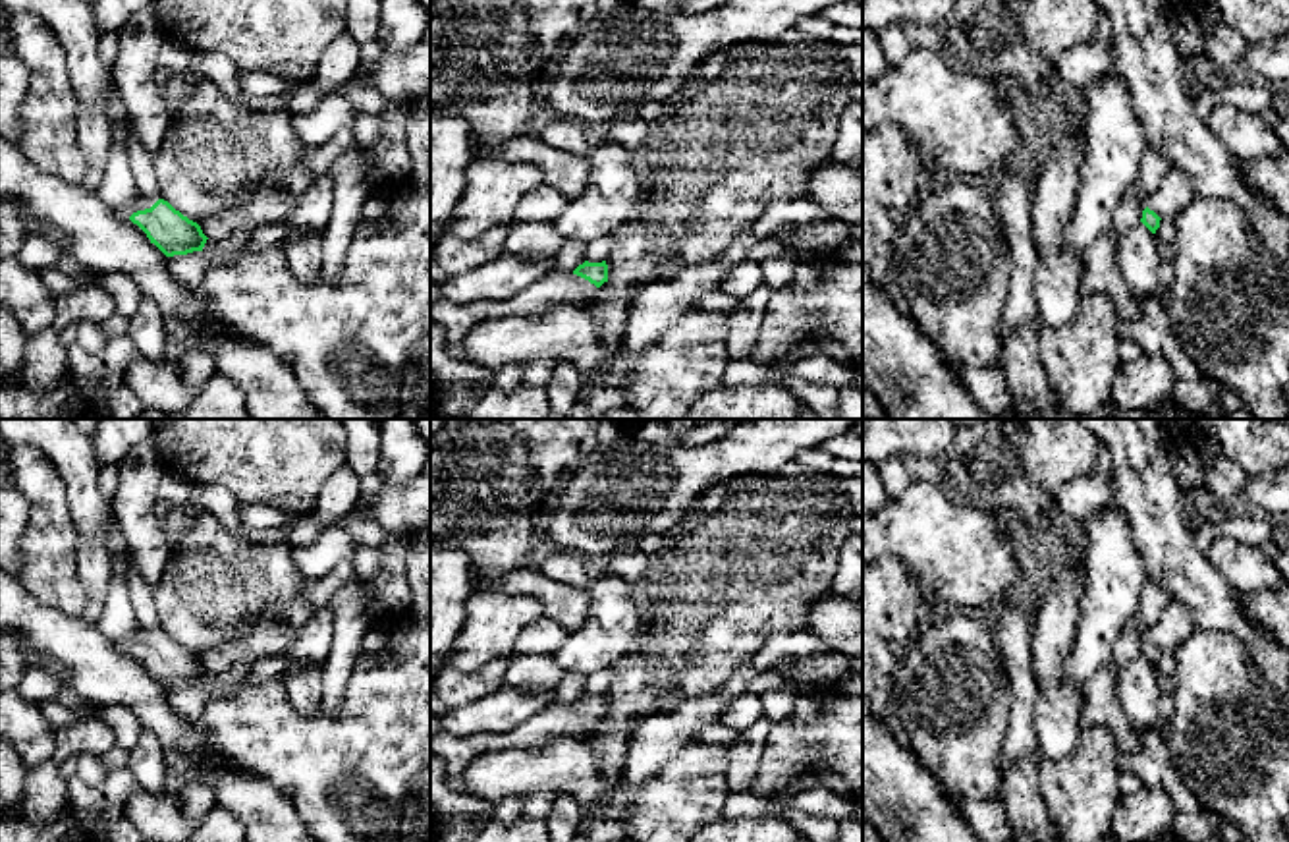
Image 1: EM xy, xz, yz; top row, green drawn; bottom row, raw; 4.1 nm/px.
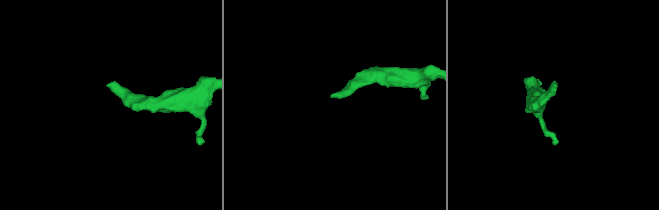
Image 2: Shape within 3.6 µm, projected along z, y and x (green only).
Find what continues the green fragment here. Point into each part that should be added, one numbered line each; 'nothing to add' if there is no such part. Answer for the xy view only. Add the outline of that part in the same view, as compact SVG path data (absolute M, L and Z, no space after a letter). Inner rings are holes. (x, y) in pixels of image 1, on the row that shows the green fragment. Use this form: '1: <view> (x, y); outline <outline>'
1: xy (143, 201); outline M141 193L139 199L137 199L133 205L123 207L123 209L118 209L116 212L118 212L122 218L129 218L133 212L151 209L154 203L156 203L156 199L147 197L147 195Z

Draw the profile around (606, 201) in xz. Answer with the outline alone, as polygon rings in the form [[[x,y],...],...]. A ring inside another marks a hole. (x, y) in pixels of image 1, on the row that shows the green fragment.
[[[606,139],[592,145],[587,158],[590,174],[583,193],[554,222],[565,239],[583,243],[612,236],[641,197],[631,151]]]

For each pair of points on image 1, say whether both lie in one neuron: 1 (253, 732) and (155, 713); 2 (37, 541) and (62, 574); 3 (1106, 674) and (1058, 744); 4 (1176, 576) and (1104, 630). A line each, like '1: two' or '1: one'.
1: two
2: one
3: two
4: two

